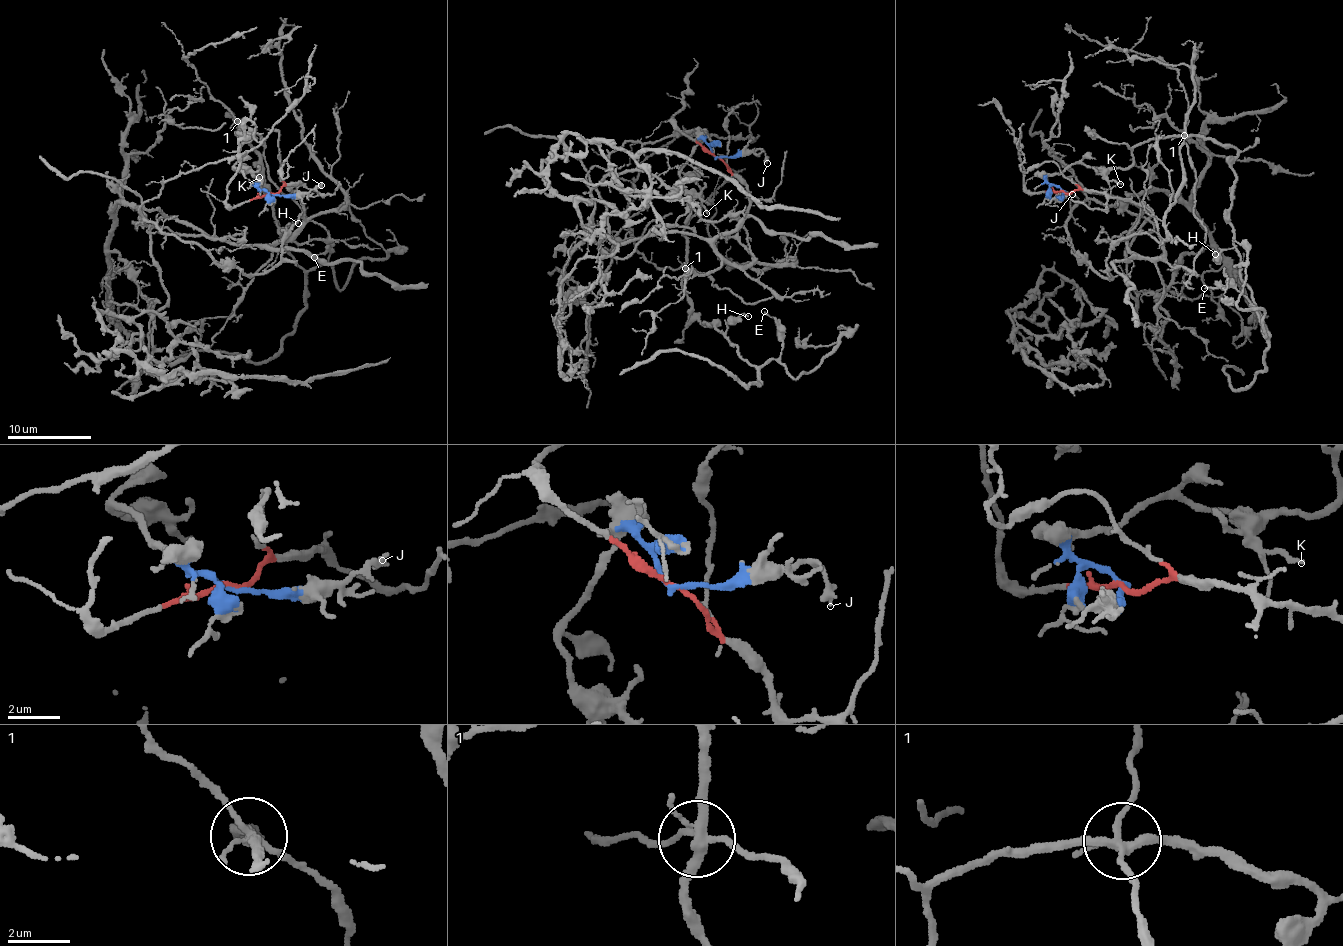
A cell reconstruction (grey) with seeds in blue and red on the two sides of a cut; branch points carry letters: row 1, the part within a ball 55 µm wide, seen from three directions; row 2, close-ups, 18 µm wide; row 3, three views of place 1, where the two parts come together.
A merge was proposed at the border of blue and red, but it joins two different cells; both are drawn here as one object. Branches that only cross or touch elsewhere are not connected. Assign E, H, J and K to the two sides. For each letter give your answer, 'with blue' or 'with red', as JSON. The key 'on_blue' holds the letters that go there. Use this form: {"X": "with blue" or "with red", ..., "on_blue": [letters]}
{"E": "with blue", "H": "with blue", "J": "with blue", "K": "with blue", "on_blue": ["E", "H", "J", "K"]}

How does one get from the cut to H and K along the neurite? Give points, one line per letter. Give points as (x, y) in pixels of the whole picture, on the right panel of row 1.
H: (1063, 190), (1046, 178), (1073, 165), (1127, 167), (1135, 146), (1167, 136), (1231, 144), (1234, 244), (1216, 253)
K: (1063, 190), (1046, 178), (1060, 174), (1073, 165), (1100, 167), (1121, 185)

